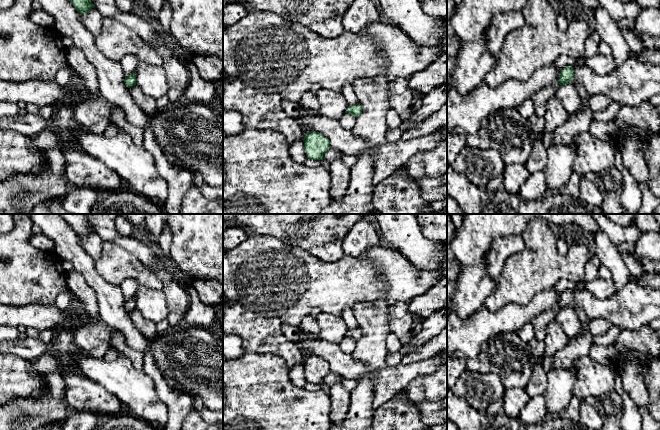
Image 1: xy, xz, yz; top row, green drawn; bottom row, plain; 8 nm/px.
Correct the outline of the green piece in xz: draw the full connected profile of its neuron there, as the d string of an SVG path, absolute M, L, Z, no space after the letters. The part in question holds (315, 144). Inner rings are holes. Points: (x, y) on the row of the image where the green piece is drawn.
M316 131L305 133L303 142L306 156L312 160L323 160L324 153L331 148L329 139Z

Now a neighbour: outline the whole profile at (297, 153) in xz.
M303 140L295 141L289 147L290 158L298 164L303 164L306 159Z

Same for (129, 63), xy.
M134 55L124 56L120 60L124 75L129 76L133 71L135 71L139 62L139 58Z

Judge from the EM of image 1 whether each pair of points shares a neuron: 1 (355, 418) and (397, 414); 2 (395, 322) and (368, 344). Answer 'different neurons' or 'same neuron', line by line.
1: different neurons
2: different neurons

